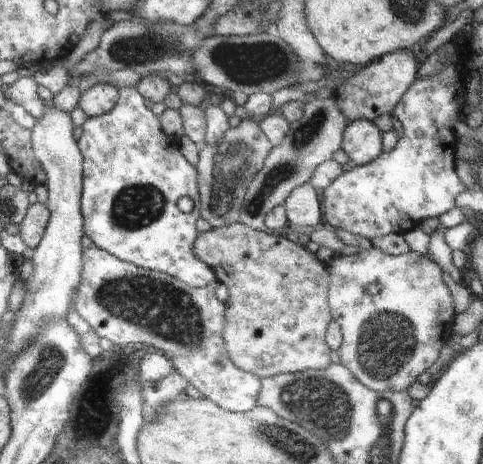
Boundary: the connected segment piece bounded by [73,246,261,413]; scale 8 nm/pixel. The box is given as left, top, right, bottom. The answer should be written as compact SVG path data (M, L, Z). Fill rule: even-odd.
M90 246L84 250L83 268L81 284L73 304L78 315L94 328L97 337L118 344L124 342L142 344L148 349L158 351L170 359L174 369L178 370L206 399L221 408L244 413L250 412L258 405L261 379L250 372L236 368L225 348L222 334L225 330L227 306L216 296L217 282L200 288L190 287L168 274L150 271L119 260L98 246Z

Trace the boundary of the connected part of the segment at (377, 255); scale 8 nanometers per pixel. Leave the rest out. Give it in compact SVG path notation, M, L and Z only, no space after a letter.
M374 247L357 254L338 254L329 265L328 305L341 329L342 345L338 348L340 362L363 386L375 392L406 391L418 377L436 363L439 351L454 334L456 308L454 296L447 288L444 273L432 259L410 251L388 255Z

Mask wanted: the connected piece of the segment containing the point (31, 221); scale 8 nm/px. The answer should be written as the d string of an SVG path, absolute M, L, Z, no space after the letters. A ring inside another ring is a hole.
M32 204L26 212L26 216L20 222L19 236L26 244L27 254L33 252L44 238L45 229L48 227L50 212L46 204Z

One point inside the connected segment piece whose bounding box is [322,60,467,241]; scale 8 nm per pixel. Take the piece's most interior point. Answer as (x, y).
(416, 180)

